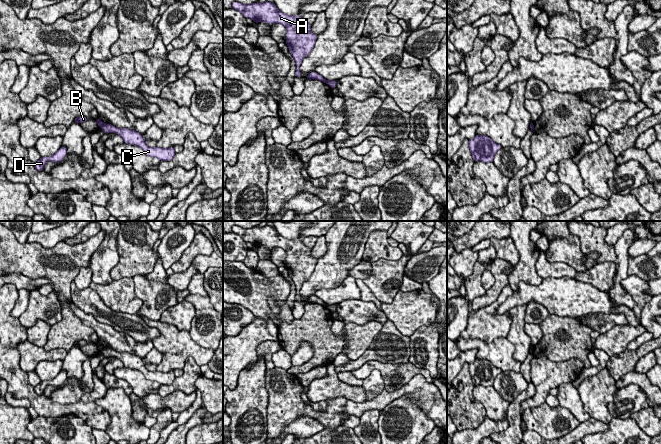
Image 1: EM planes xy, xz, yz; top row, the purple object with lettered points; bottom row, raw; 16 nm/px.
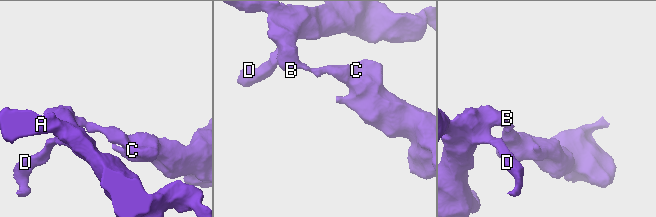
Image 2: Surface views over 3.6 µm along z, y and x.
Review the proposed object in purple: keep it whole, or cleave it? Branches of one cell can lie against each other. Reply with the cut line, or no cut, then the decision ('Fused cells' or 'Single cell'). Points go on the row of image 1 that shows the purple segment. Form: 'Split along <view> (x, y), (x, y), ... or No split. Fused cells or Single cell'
Split along xz (325, 80), (326, 82). Fused cells

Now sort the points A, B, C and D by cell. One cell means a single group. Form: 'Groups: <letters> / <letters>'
Groups: A B D / C

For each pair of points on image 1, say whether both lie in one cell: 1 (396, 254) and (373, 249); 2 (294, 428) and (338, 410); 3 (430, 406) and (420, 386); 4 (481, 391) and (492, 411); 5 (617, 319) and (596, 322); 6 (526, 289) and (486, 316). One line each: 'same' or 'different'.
1: same
2: different
3: same
4: same
5: same
6: different

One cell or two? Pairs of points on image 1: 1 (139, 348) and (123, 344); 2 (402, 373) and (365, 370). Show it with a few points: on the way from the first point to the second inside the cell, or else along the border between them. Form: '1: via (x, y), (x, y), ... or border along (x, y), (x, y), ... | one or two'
1: via (135, 348), (127, 345) | one
2: via (393, 373), (381, 366), (374, 366) | one

